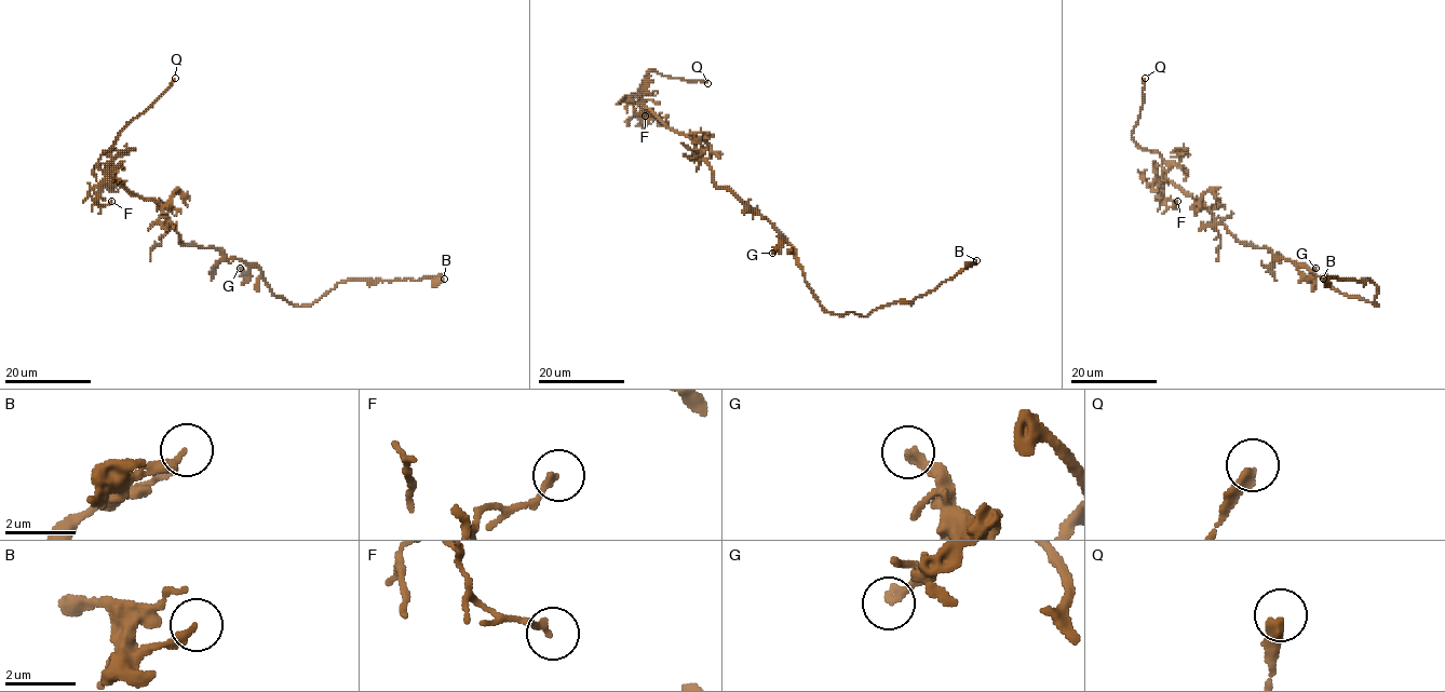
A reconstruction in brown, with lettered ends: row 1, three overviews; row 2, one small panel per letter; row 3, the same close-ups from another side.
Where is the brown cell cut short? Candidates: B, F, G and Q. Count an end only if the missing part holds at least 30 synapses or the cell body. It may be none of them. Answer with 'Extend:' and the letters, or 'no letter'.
Extend: Q

